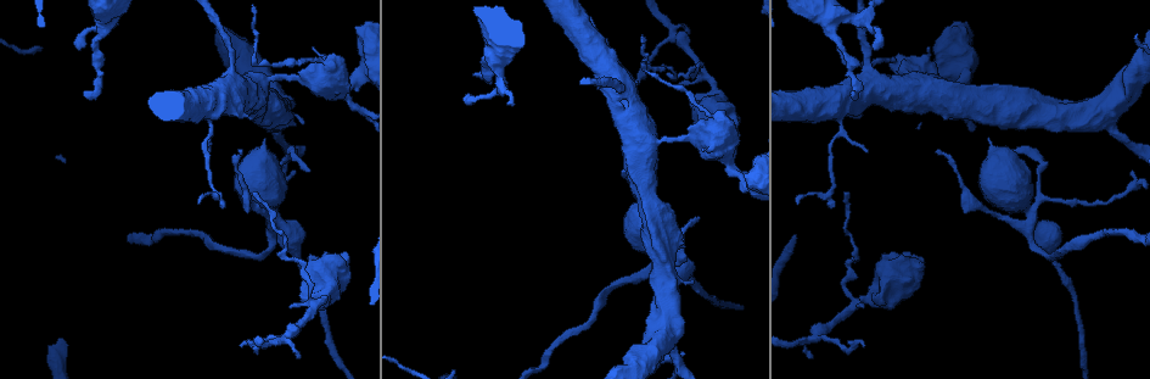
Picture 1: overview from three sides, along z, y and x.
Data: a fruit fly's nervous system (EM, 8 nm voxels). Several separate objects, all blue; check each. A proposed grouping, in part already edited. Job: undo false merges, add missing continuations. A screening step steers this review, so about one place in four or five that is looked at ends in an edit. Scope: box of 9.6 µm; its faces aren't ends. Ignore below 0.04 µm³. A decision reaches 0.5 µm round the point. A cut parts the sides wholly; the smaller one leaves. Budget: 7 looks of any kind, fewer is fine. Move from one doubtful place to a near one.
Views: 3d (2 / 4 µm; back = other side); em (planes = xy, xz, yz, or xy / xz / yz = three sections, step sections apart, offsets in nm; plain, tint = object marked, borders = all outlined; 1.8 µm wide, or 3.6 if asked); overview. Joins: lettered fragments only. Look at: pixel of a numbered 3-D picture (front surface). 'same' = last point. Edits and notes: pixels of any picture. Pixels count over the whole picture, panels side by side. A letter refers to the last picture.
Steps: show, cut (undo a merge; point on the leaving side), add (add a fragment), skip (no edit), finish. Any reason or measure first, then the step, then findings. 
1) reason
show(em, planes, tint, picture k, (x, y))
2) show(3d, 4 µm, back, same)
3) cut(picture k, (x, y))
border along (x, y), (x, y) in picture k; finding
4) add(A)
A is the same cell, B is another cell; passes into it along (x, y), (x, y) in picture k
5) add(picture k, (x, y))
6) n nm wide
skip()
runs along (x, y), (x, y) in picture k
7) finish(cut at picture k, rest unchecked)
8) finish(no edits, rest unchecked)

thin neck
show(3d, 4 µm, picture 1, (1028, 209))

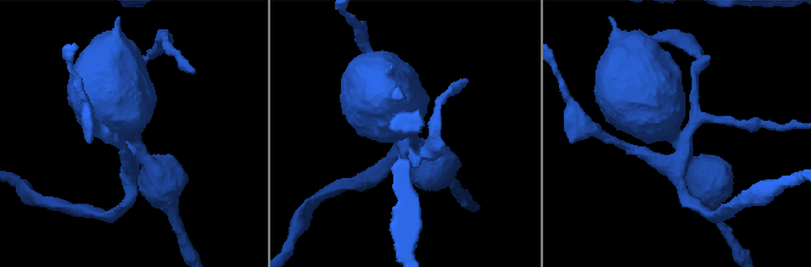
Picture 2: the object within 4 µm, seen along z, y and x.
shape alone is not enough
show(em, 3.6 µm, xz, step 8, borders, picture 2, (679, 132))

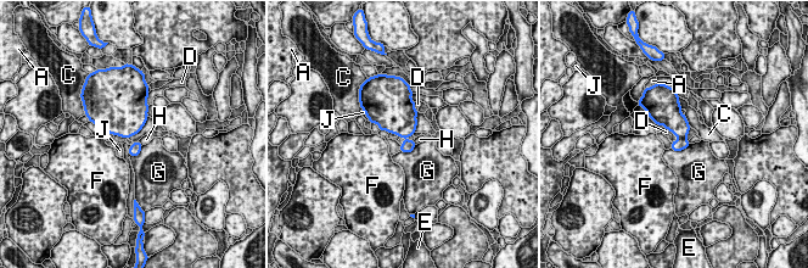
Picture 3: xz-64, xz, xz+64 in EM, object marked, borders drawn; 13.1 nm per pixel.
cut(picture 3, (679, 144))
A, C, D, E, F, G, H and J are other cells; border along (679, 137), (684, 139) in picture 3; two neurons meet here

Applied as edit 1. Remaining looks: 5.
redraw
show(overview)

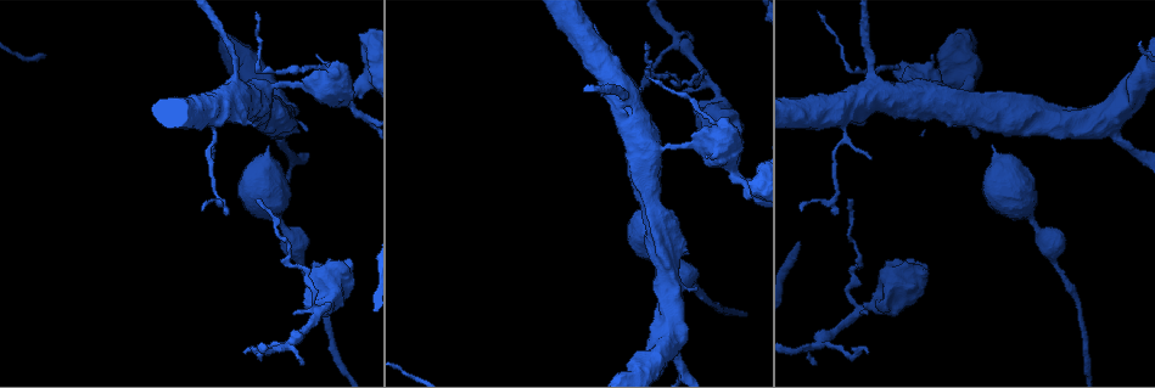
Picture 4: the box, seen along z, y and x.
abrupt turn
show(em, 3.6 µm, planes, plain, picture 4, (929, 94))

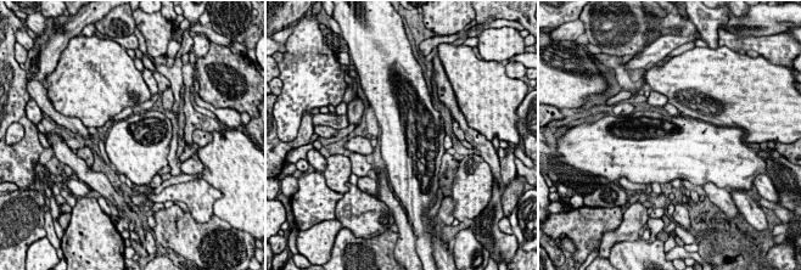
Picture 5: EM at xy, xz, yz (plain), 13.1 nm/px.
show(em, 3.6 µm, planes, tint, same)

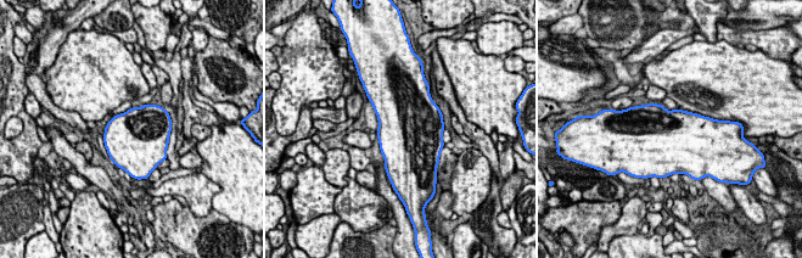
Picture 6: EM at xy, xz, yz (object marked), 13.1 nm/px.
see the neighbours
show(em, 3.6 µm, planes, borders, same)

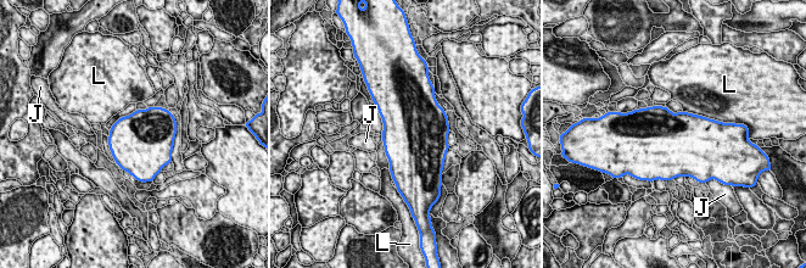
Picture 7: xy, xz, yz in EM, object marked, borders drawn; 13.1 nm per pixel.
skip()
J and L are other cells; border along (683, 110), (714, 118), (718, 122) in picture 7; one neuron here

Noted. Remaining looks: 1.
finish(cut at picture 3, rest unchecked)

